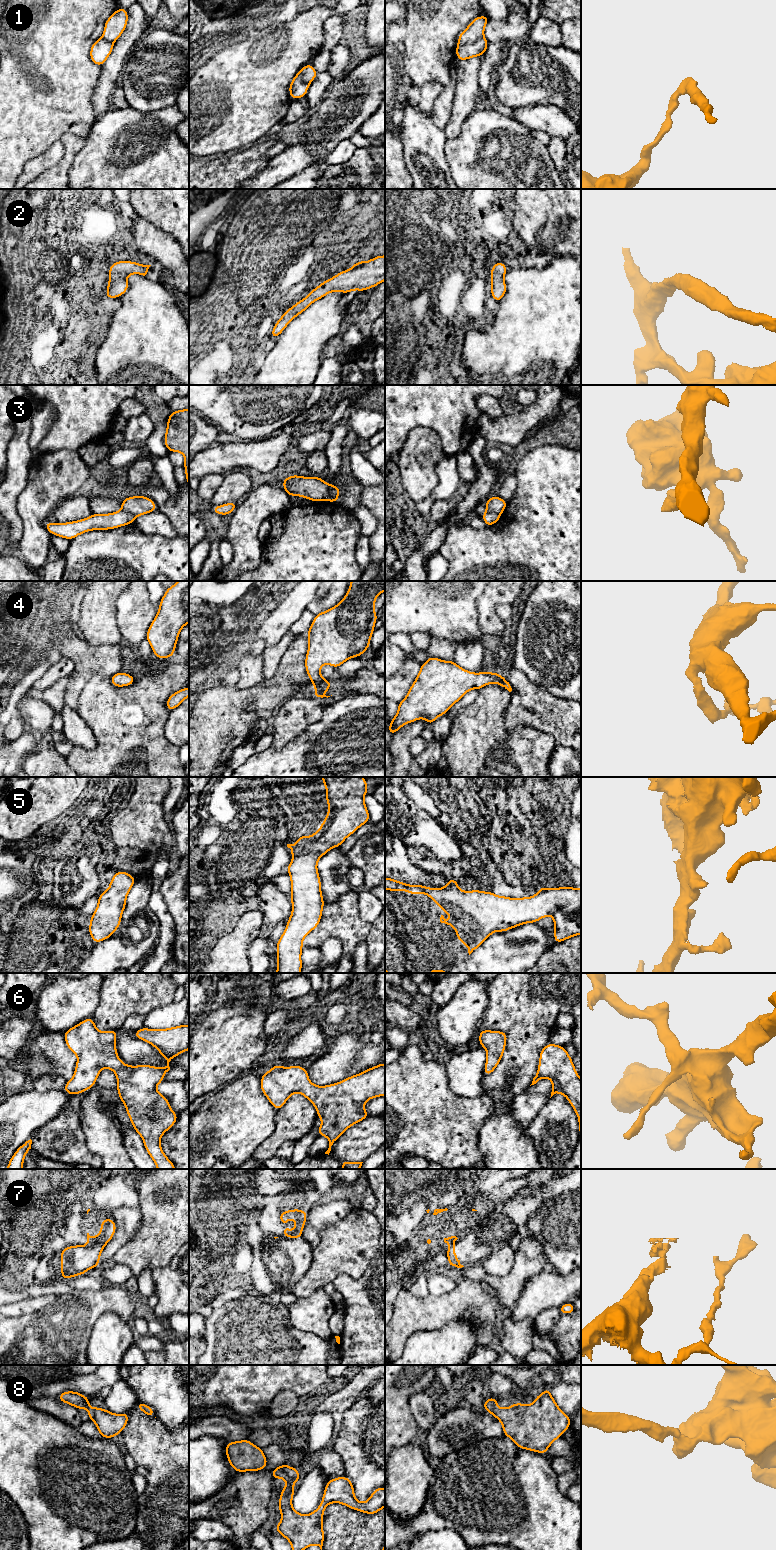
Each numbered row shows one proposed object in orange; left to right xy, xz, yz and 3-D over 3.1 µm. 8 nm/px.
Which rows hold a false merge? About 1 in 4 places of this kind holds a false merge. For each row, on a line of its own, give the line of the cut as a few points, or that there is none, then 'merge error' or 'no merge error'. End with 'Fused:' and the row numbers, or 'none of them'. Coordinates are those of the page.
1: cut yz (483, 36), (471, 43), (458, 44); merge error
2: cut none; no merge error
3: cut xz (329, 484), (329, 490), (322, 500); merge error
4: cut none; no merge error
5: cut none; no merge error
6: cut none; no merge error
7: cut xy (104, 1244), (87, 1246); merge error
8: cut none; no merge error
Fused: 1, 3, 7

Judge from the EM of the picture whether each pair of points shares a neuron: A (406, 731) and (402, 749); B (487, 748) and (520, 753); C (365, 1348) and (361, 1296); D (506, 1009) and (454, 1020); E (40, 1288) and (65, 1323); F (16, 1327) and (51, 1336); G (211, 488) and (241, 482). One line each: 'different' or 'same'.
A: same
B: same
C: same
D: different
E: different
F: same
G: different

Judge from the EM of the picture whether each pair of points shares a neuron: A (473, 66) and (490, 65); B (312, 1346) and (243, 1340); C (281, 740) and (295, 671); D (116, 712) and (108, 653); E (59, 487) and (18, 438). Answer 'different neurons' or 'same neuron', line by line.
A: different neurons
B: same neuron
C: different neurons
D: different neurons
E: different neurons

